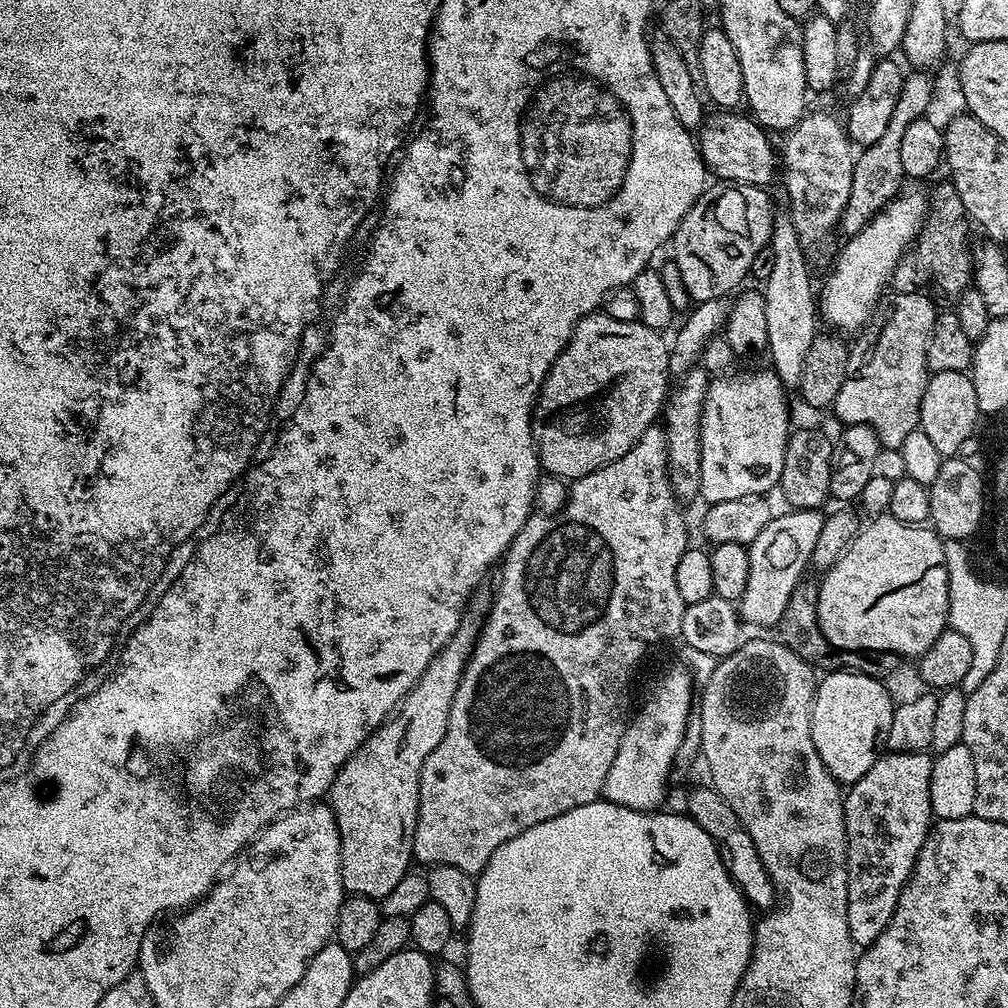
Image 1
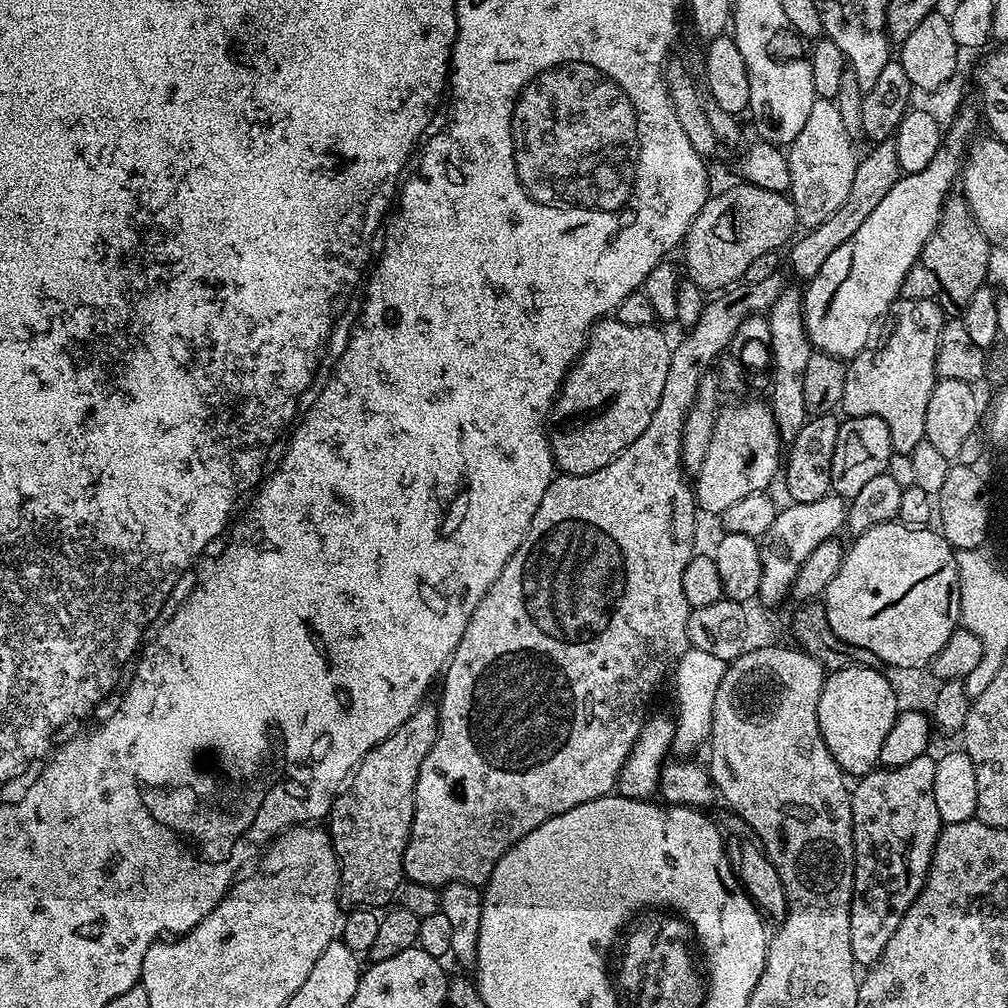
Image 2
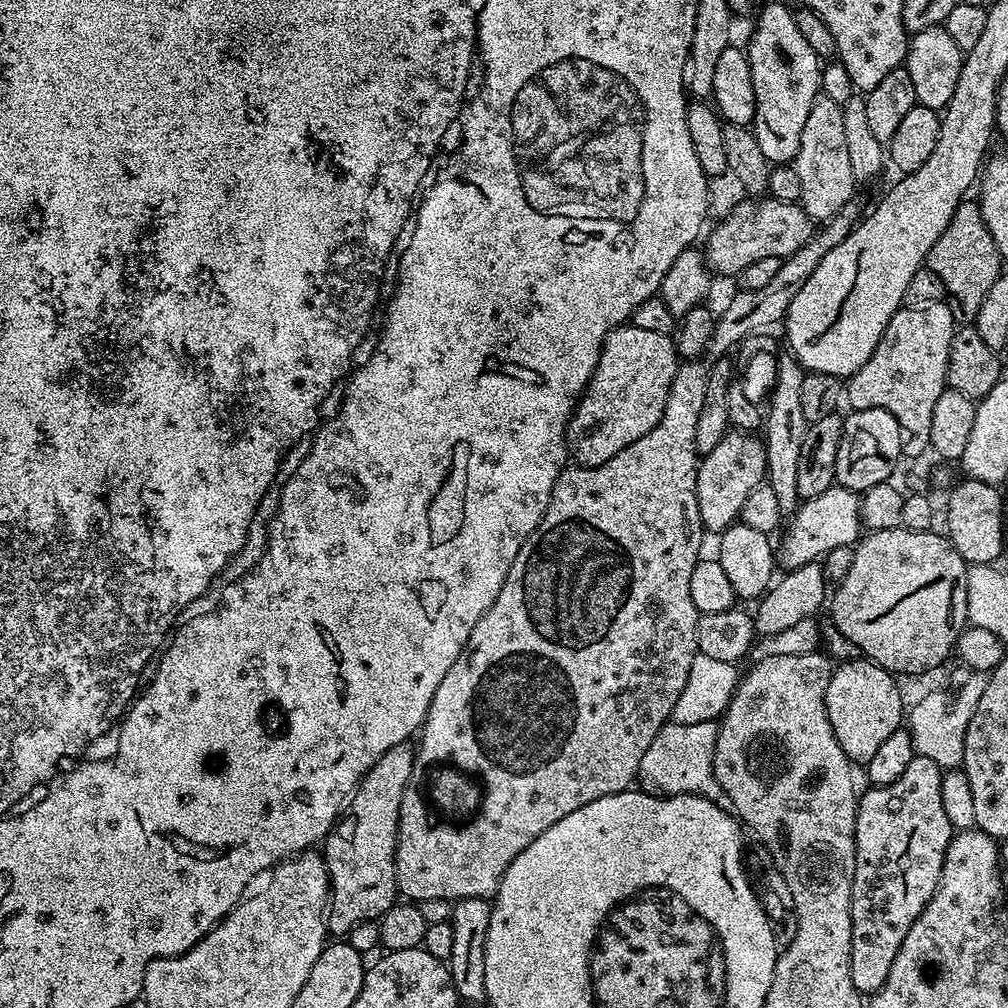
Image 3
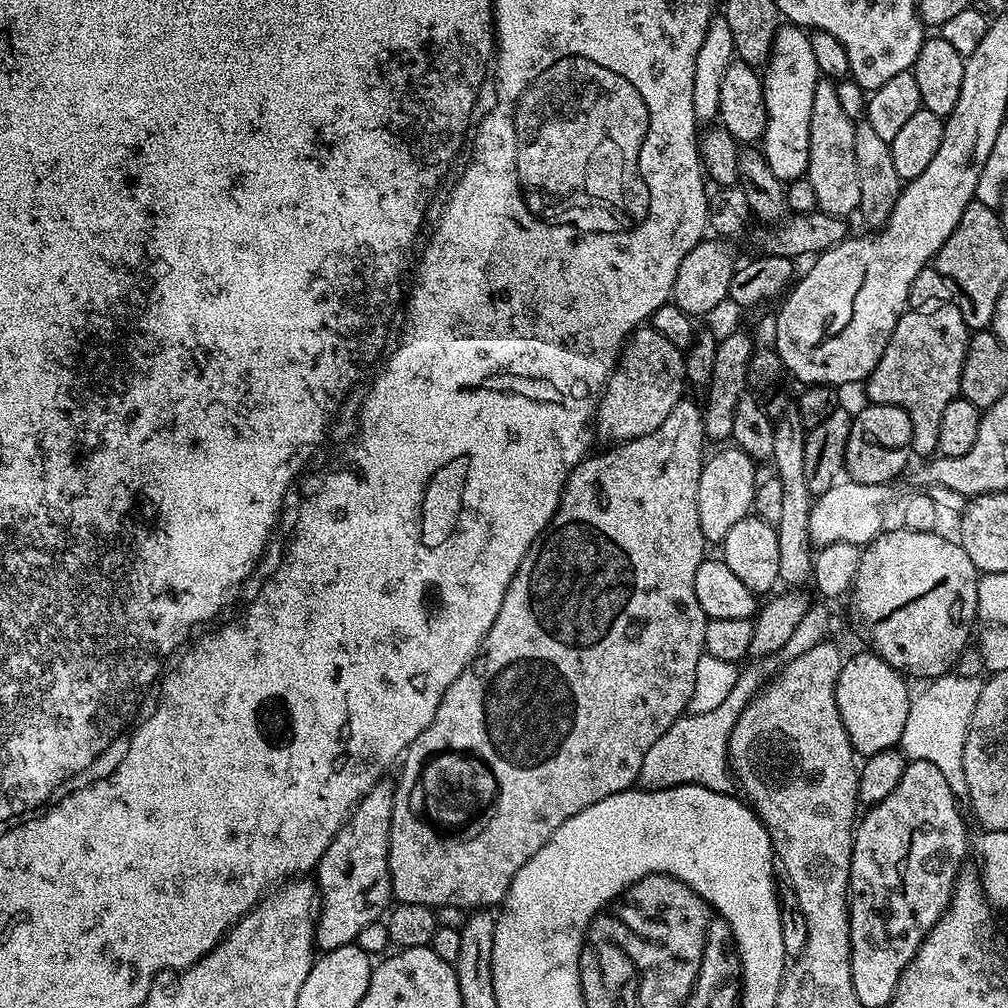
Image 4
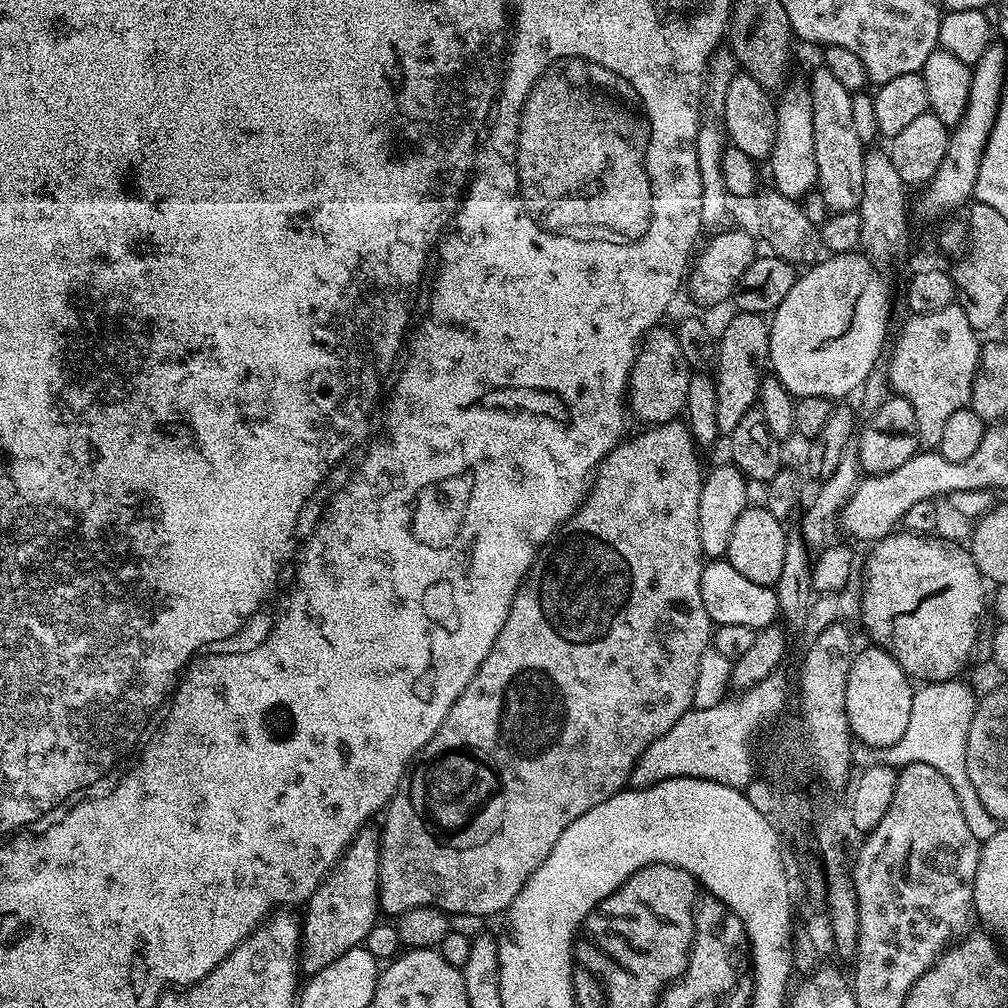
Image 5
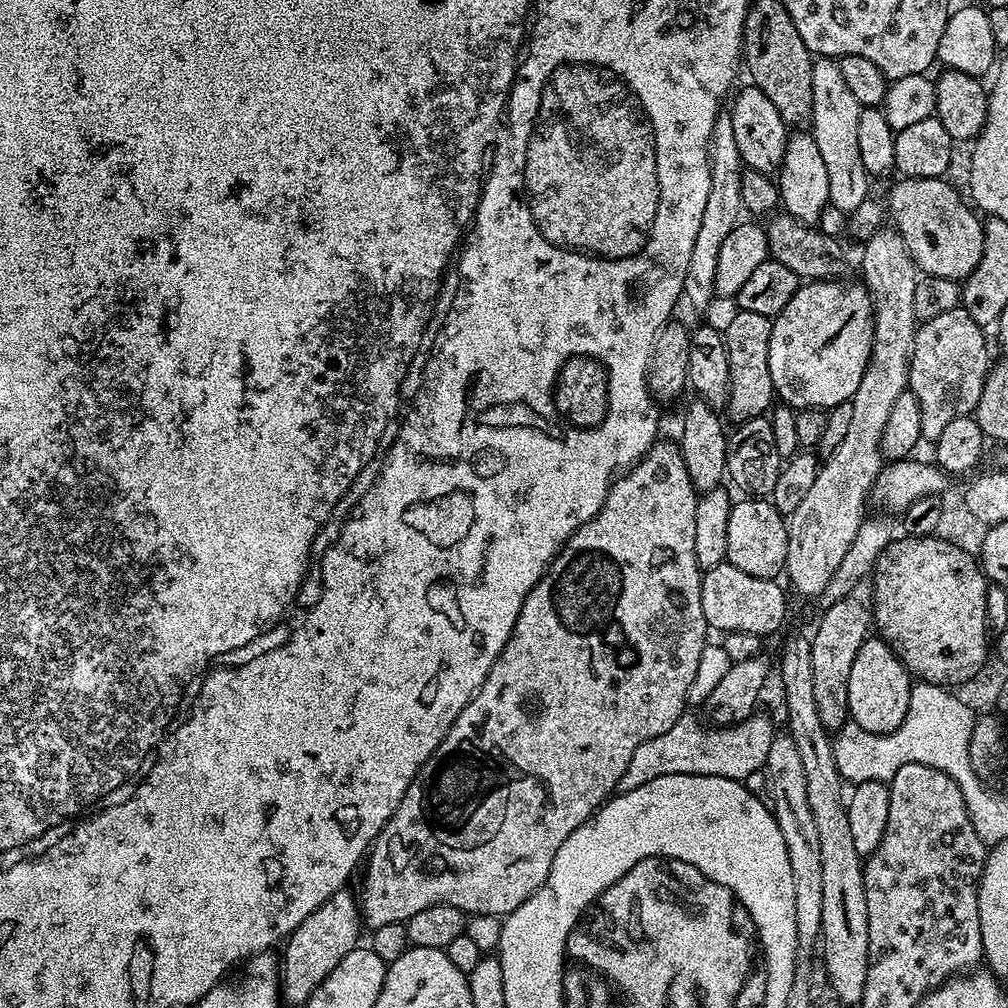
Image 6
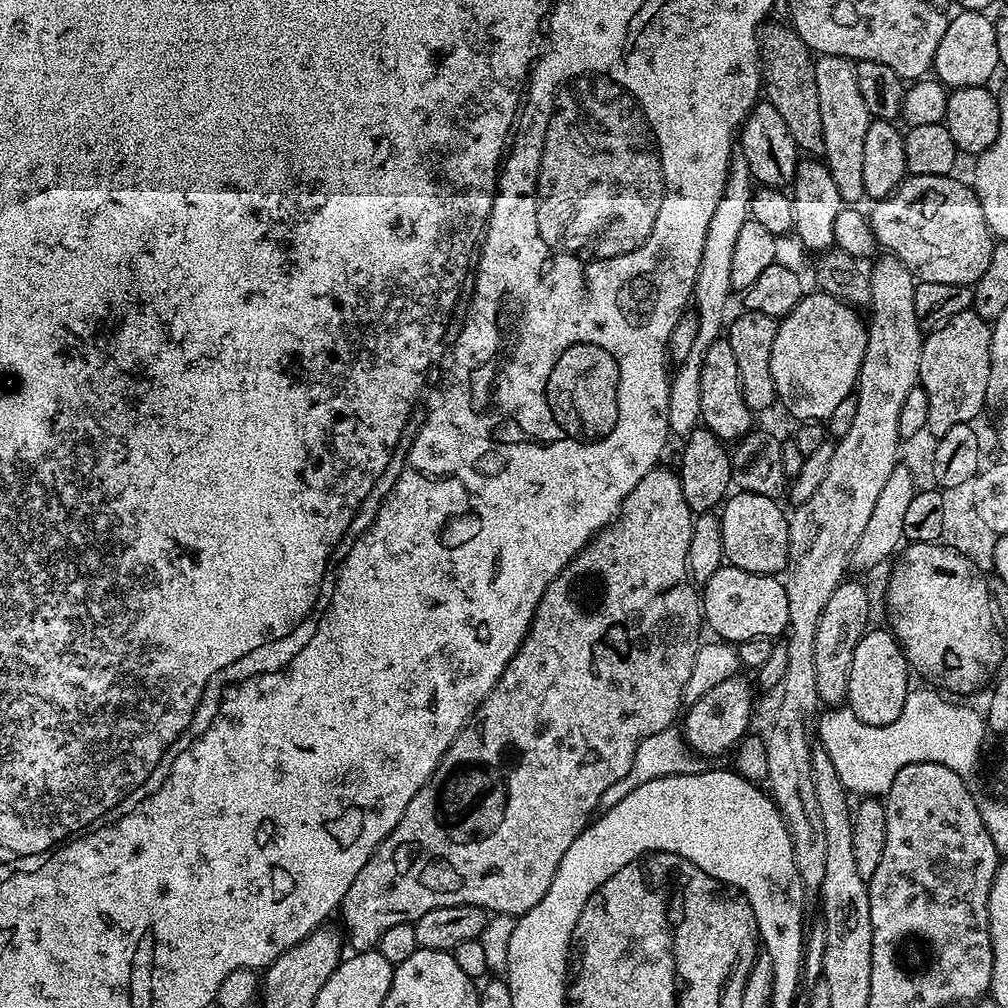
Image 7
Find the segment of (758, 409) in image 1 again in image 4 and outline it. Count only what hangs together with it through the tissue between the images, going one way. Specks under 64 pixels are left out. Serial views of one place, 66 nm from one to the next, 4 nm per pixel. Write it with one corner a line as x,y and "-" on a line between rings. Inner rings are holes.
729,447
717,456
709,455
698,478
698,518
702,534
708,542
722,542
737,522
742,522
742,518
750,515
756,502
757,461
744,453
740,447

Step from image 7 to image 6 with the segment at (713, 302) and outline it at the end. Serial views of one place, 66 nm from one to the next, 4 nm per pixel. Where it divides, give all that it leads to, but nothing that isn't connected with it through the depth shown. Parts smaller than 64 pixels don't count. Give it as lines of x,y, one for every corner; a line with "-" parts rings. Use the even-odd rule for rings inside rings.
721,114
716,117
714,130
708,147
710,158
710,198
706,198
706,210
702,213
702,226
698,226
698,238
694,238
694,251
690,254
690,266
684,283
683,299
689,300
696,308
708,308
716,296
716,271
718,270
718,250
722,242
734,230
742,216
740,195
742,194
742,165
738,145
734,139
732,117

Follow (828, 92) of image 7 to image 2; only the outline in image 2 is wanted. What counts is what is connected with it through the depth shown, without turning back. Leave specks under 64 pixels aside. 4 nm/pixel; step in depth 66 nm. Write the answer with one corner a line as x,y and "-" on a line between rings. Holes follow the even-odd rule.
816,99
814,106
810,106
810,114
798,138
794,138
794,142
786,148
790,170
788,192
801,225
818,227
826,218
830,218
830,214
834,214
834,210
838,210
838,206
842,206
842,202
846,202
858,159
855,146
854,140
846,132
836,101

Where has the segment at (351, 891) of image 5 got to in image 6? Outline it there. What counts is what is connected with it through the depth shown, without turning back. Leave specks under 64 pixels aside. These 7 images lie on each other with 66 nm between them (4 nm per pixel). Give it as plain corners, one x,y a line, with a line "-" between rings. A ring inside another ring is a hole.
348,890
338,891
326,898
326,902
322,902
322,906
318,906
318,910
302,922
302,926
295,928
283,945
280,969
283,1003
307,1005
310,994
318,990
318,986
326,980
326,974
330,974
330,970
334,970
334,966
338,966
338,962
342,962
342,958
346,958
346,954
361,943
360,928
360,901

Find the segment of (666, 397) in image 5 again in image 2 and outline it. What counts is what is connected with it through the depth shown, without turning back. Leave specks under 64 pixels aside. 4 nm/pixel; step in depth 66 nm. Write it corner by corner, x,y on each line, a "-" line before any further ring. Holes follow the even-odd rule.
605,318
588,333
584,351
568,372
550,413
548,445
561,473
581,476
602,470
650,426
673,349
658,329
651,324
626,326
621,320

